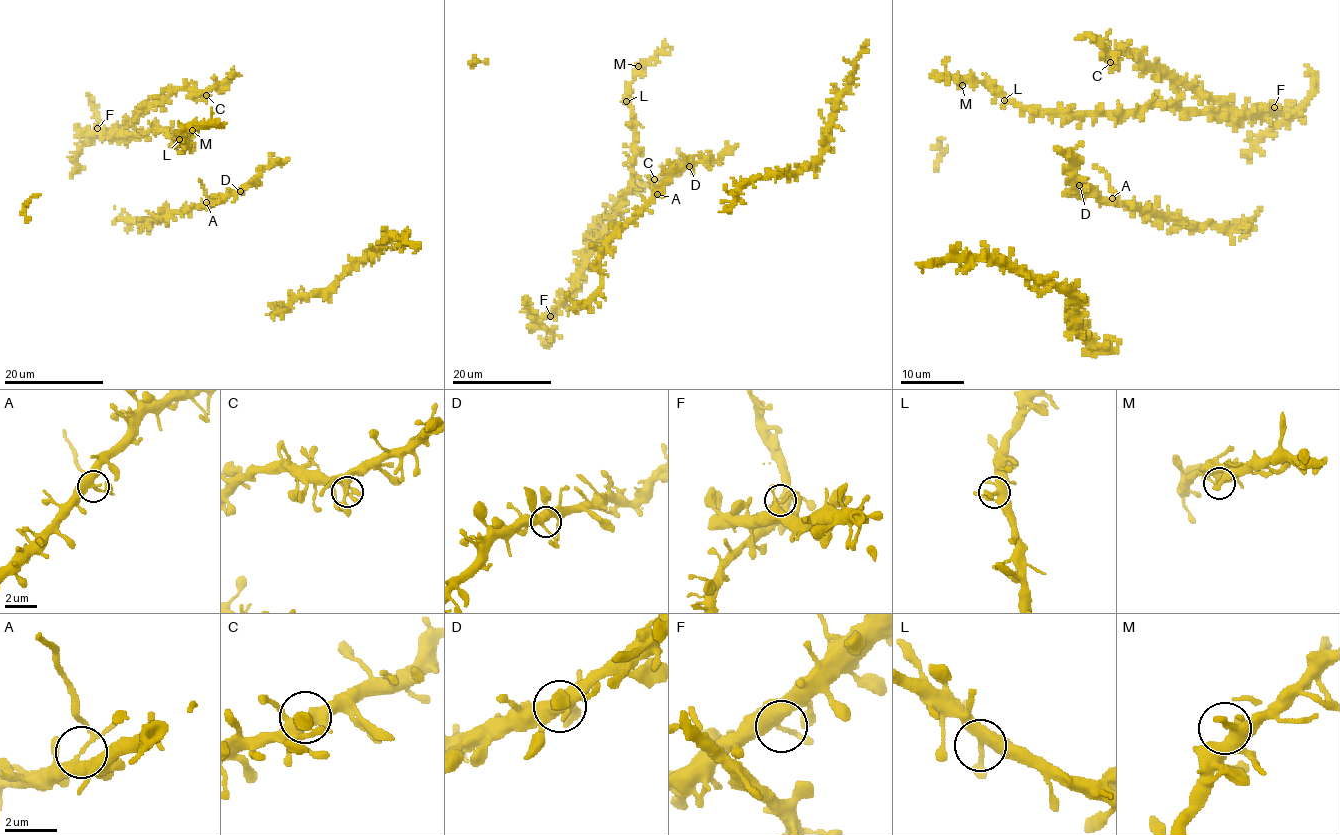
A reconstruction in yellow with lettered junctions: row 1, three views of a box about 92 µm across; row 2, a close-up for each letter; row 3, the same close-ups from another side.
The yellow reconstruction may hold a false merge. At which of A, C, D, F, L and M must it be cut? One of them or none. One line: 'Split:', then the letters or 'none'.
Split: A

